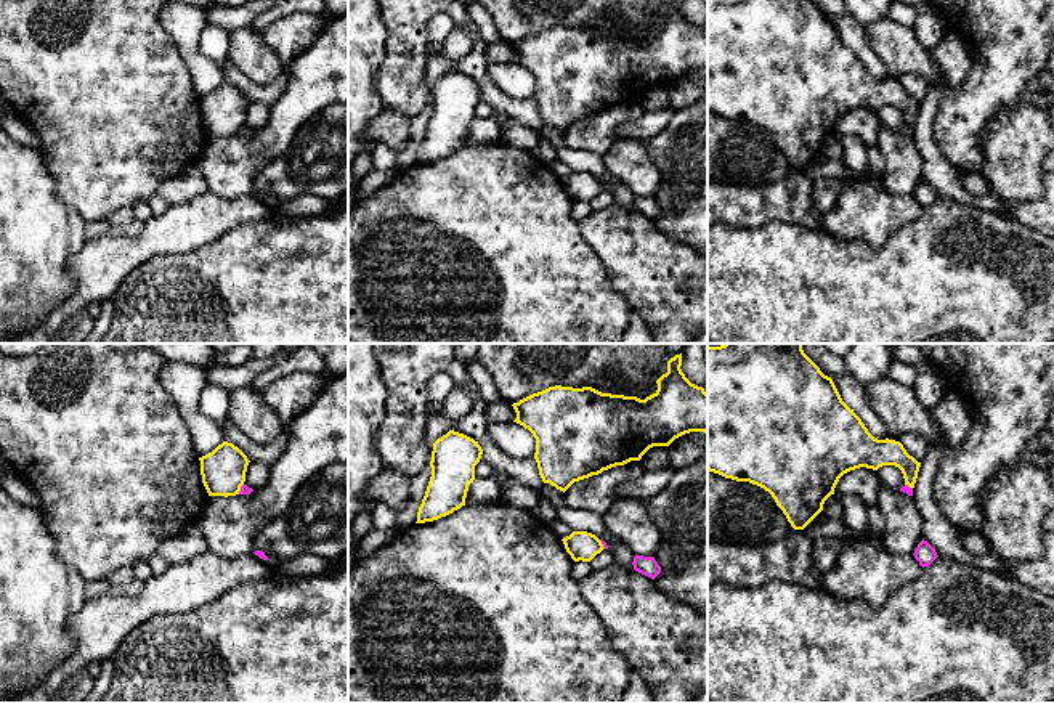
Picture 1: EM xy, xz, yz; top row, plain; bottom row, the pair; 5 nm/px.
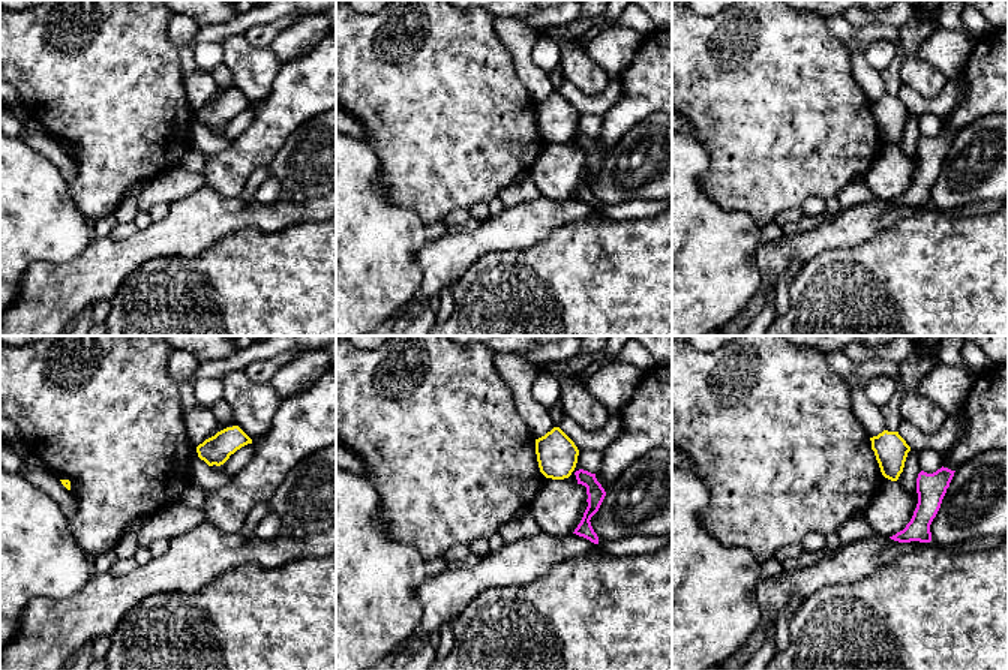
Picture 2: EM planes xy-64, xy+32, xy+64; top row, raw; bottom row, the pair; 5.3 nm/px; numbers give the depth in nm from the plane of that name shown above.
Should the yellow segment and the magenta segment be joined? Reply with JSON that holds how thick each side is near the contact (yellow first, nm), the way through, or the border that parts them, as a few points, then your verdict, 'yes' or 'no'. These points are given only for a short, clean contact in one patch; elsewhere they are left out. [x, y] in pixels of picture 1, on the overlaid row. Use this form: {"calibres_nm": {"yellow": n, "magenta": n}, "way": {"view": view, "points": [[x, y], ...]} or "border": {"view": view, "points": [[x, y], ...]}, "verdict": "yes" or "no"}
{"calibres_nm": {"yellow": 220, "magenta": 50}, "border": {"view": "xy", "points": [[243, 483], [238, 493]]}, "verdict": "no"}

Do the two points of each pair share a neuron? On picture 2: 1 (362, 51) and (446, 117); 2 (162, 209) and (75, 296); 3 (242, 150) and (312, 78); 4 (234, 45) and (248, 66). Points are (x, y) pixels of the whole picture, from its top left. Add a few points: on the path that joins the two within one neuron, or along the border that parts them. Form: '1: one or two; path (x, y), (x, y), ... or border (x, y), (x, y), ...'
1: one; path (383, 68), (401, 72), (425, 96)
2: two; border (170, 204), (170, 210), (162, 218), (153, 221)
3: one; path (260, 132), (296, 96)
4: one; path (237, 50), (245, 62)

